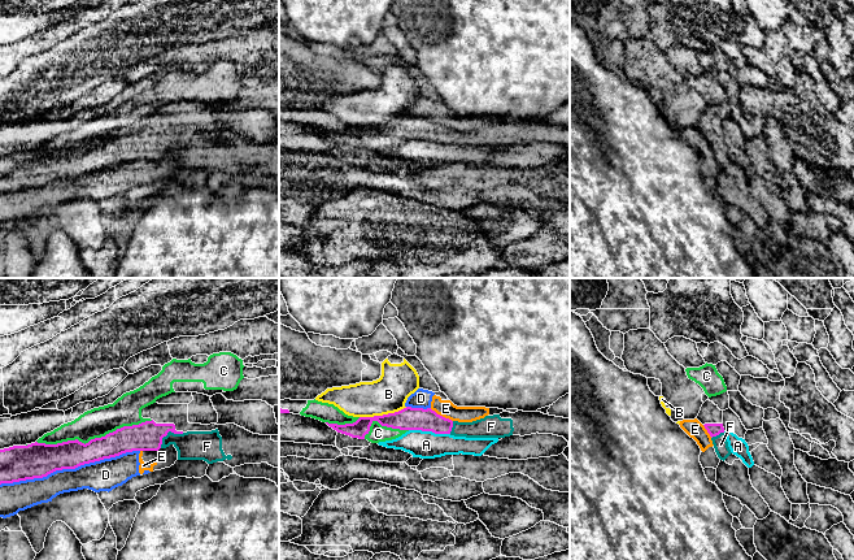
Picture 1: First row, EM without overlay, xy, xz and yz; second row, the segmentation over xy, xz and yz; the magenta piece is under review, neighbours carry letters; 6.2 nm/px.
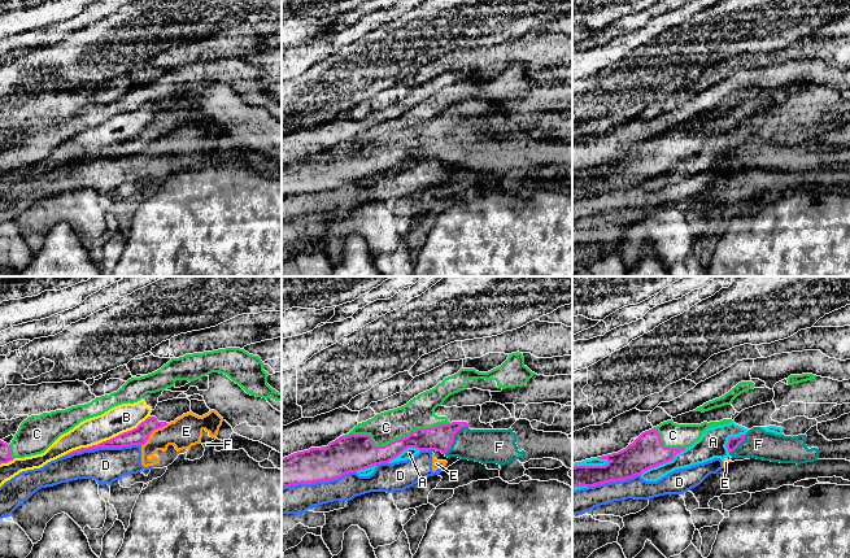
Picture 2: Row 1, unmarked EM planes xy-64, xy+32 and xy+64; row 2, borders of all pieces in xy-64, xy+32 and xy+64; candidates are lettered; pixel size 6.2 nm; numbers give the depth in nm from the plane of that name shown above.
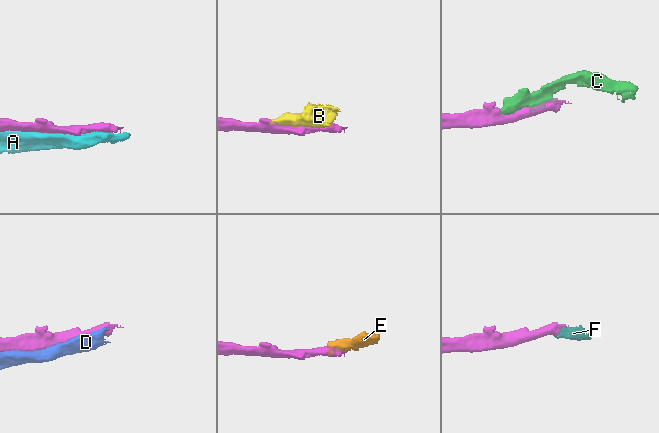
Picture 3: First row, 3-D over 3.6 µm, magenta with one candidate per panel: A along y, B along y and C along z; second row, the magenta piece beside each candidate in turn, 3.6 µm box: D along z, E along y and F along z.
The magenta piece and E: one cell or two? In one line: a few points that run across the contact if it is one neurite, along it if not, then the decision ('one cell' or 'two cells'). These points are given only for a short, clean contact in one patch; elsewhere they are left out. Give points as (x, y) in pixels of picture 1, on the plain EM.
line xz (430, 117), (452, 130); two cells

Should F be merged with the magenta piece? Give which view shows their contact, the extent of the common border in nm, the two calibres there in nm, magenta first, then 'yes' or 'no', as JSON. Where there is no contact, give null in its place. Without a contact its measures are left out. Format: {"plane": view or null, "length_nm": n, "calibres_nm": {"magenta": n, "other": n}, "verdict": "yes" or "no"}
{"plane": "xy", "length_nm": 180, "calibres_nm": {"magenta": 180, "other": 180}, "verdict": "yes"}

